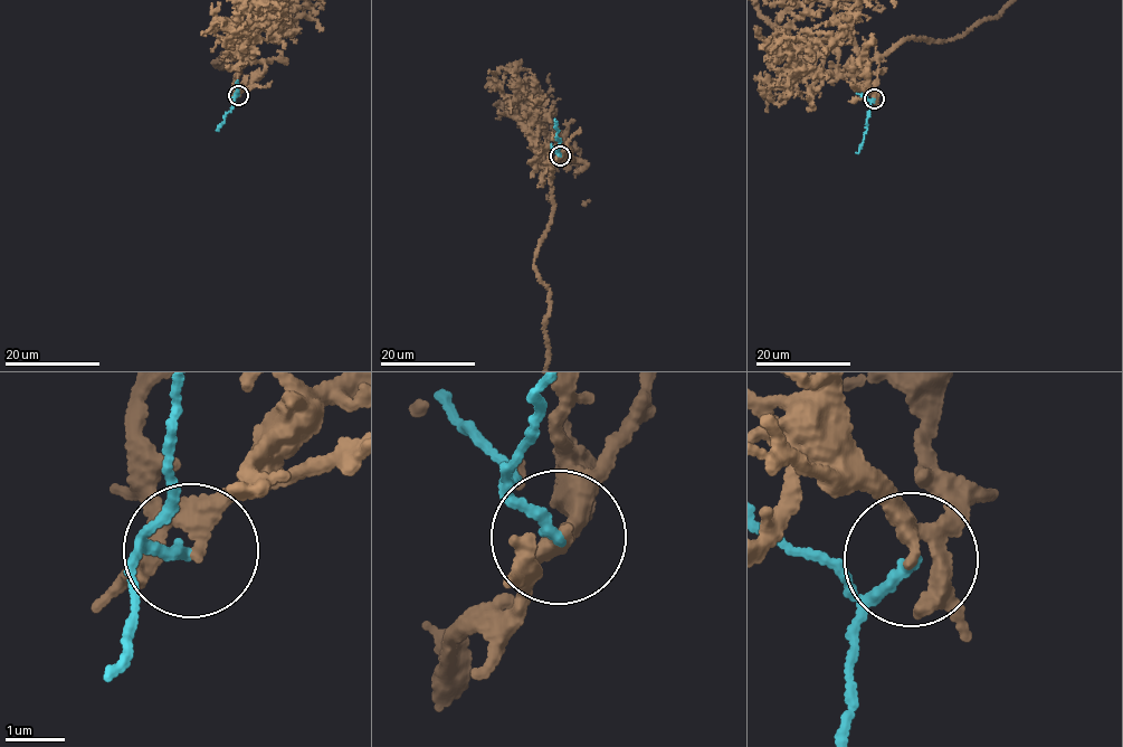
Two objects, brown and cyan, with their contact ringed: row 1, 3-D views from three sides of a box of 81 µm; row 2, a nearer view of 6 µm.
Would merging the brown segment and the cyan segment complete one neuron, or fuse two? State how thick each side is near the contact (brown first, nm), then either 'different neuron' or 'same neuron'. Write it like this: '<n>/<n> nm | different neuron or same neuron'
240/170 nm | different neuron

